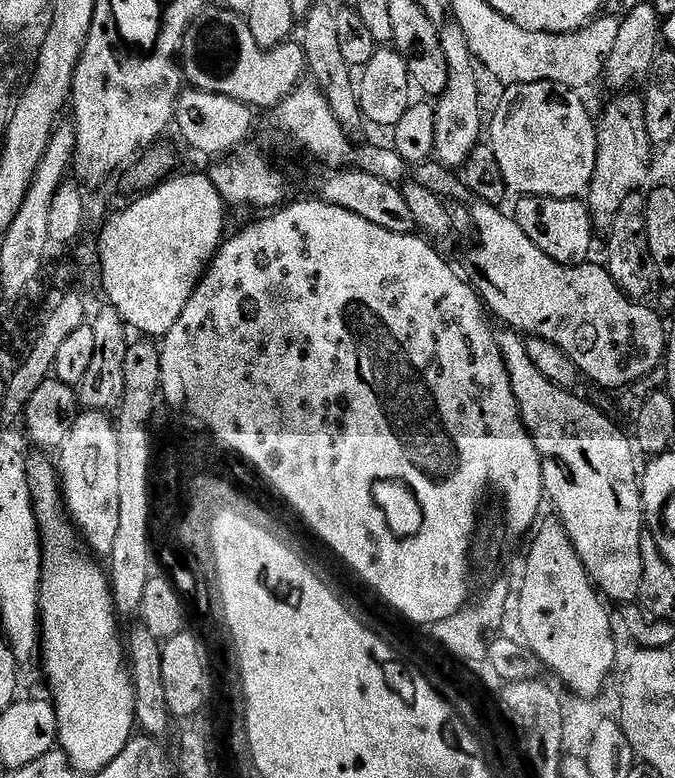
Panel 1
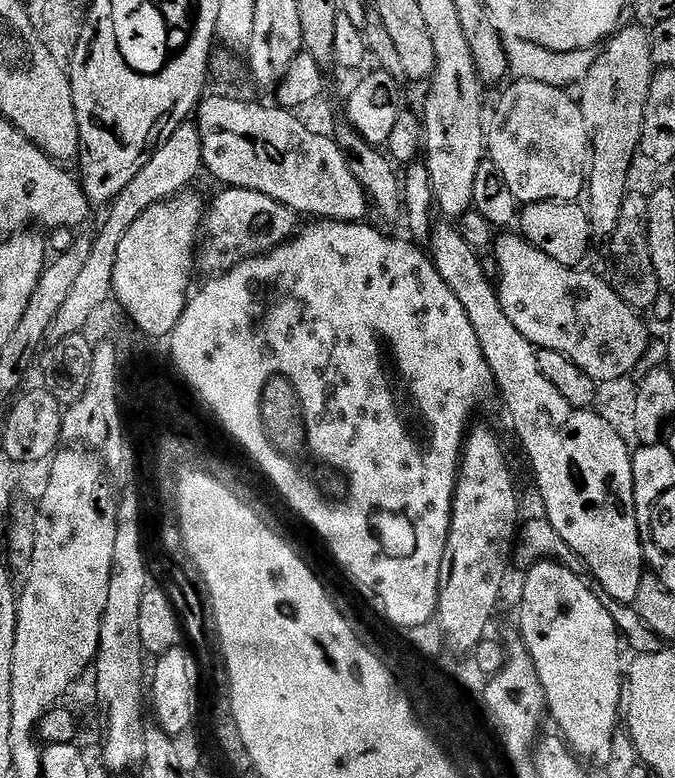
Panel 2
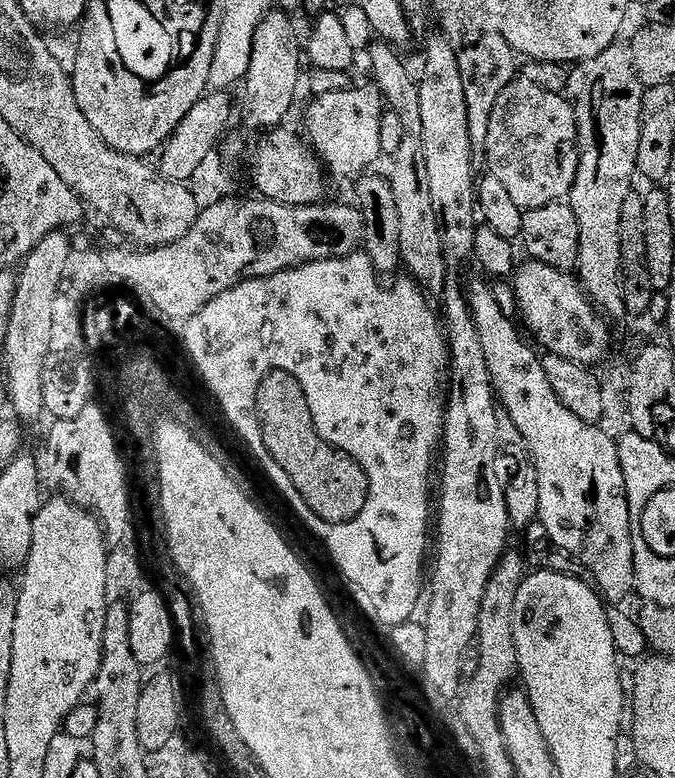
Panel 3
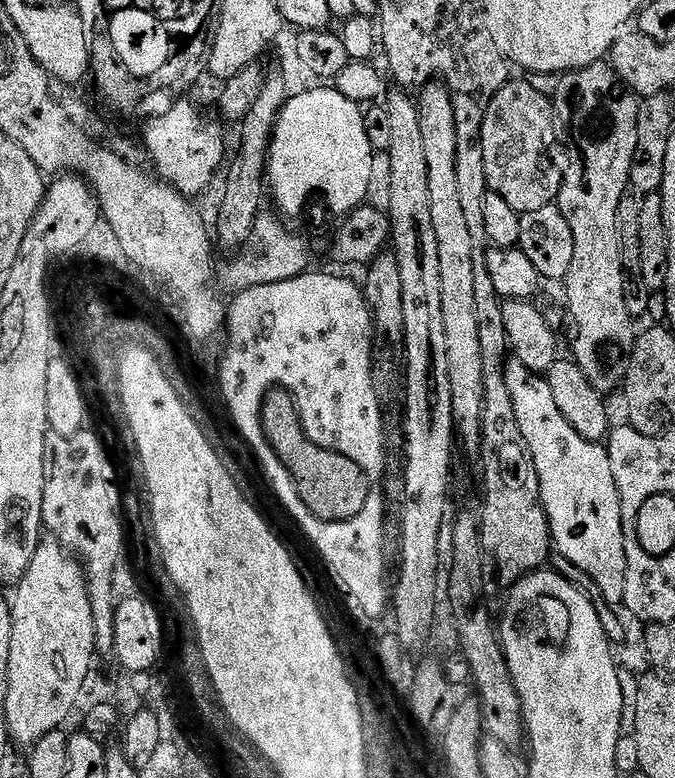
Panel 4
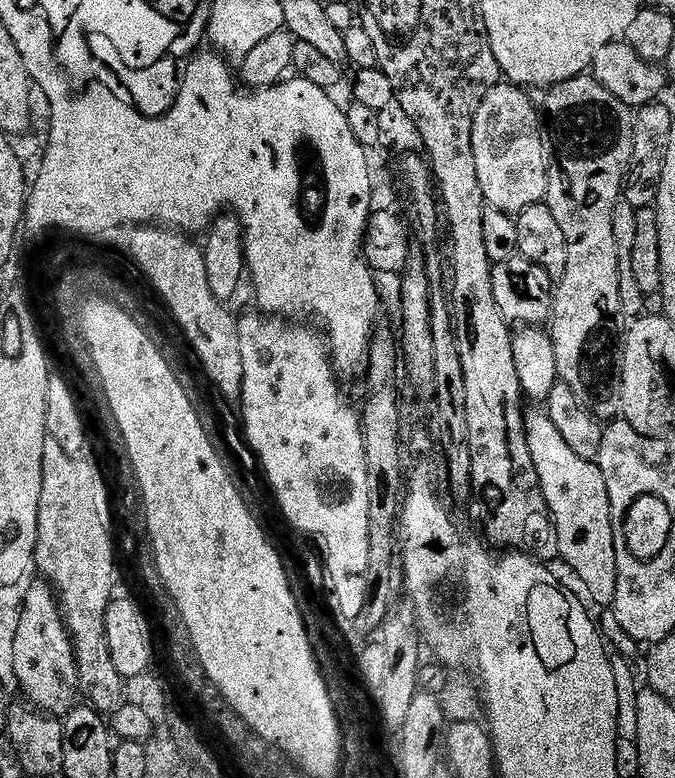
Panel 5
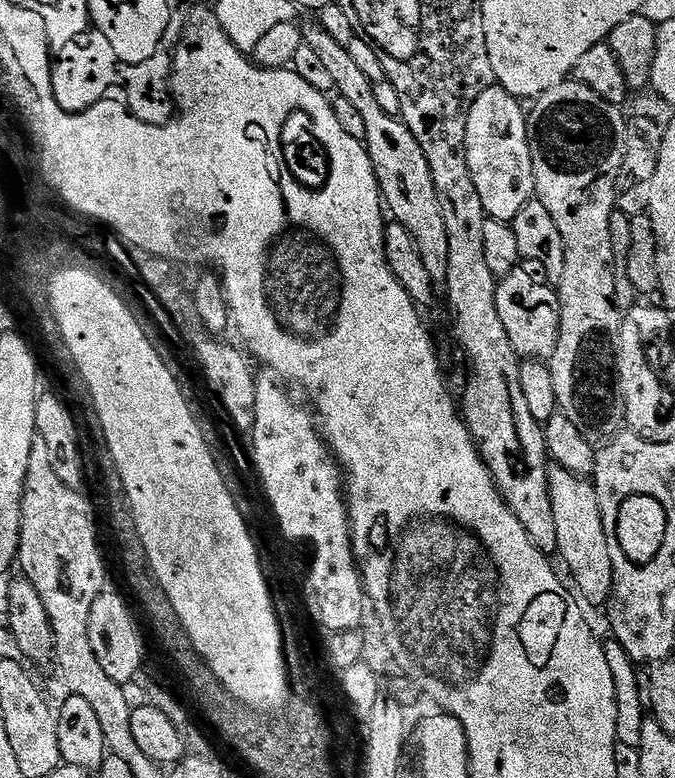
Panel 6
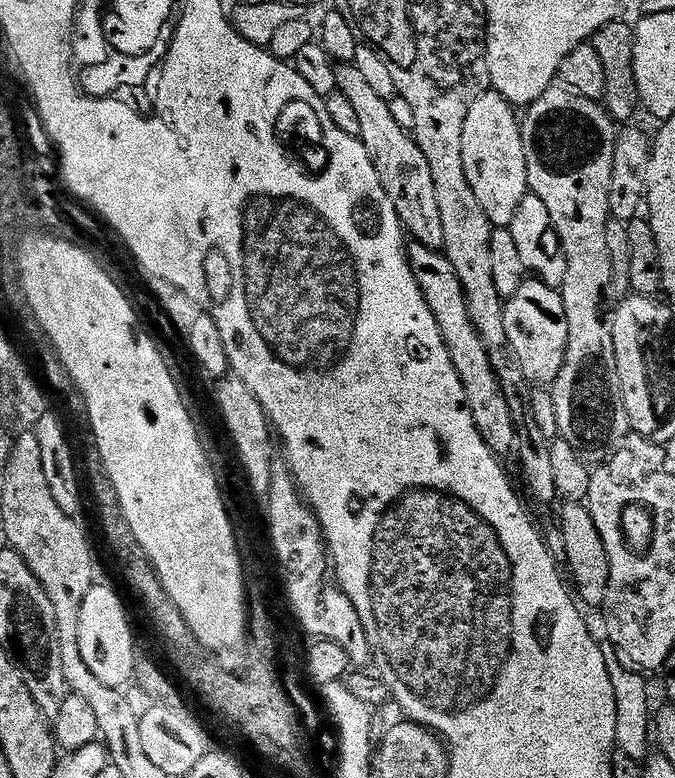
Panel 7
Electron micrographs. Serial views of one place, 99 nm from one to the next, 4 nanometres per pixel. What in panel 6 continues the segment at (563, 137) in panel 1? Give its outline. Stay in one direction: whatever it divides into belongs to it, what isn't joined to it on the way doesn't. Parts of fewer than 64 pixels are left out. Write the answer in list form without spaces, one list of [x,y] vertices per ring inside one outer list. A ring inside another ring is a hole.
[[[493,86],[482,90],[470,106],[470,114],[466,122],[466,162],[470,166],[470,178],[474,178],[474,190],[478,190],[478,198],[482,198],[484,214],[490,220],[511,222],[536,194],[534,178],[534,162],[532,147],[528,141],[528,116],[517,97],[508,93],[505,88]]]

